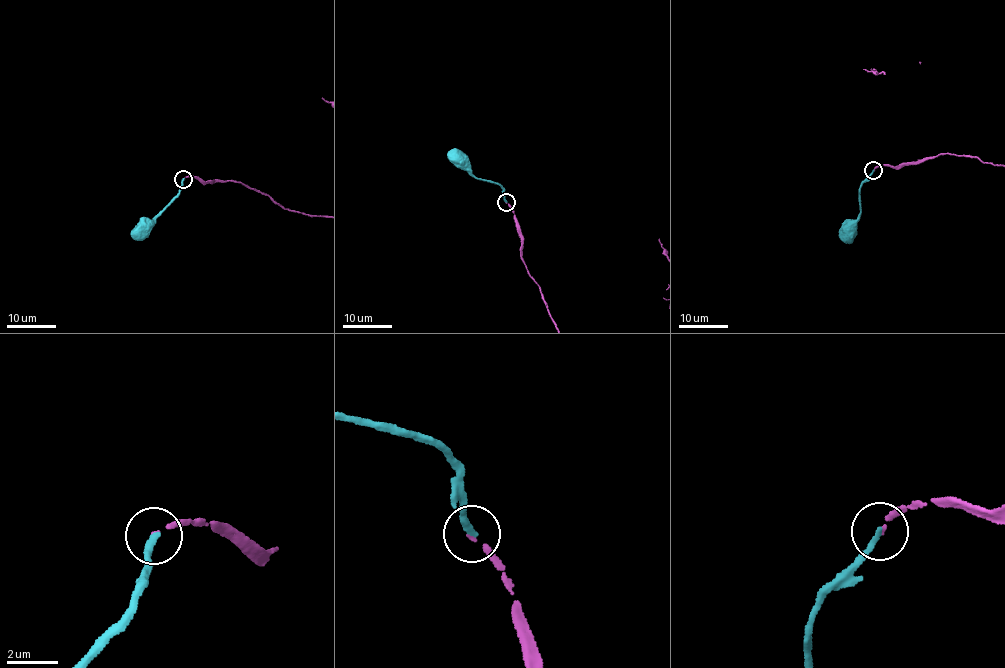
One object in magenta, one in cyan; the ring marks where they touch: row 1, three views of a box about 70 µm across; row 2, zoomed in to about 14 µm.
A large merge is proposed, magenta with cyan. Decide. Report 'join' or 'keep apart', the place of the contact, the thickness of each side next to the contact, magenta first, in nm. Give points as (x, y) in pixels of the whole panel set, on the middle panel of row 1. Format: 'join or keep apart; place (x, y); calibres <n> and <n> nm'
join; place (506, 202); calibres 150 and 240 nm

